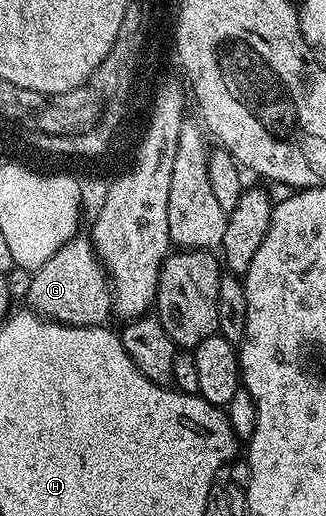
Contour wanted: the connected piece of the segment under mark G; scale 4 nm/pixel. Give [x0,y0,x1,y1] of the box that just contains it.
[25,235,113,327]

